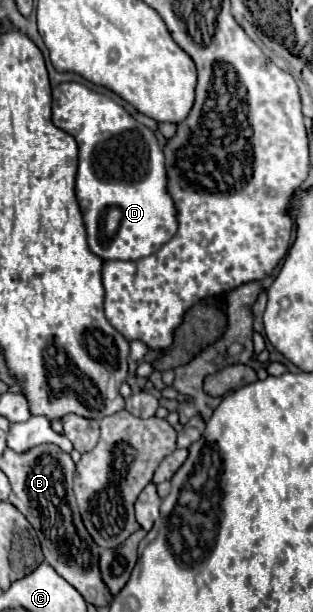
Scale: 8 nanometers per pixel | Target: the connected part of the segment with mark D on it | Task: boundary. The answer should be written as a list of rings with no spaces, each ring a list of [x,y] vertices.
[[[62,83],[62,85],[58,85],[52,91],[52,97],[54,97],[54,101],[52,101],[52,123],[58,129],[62,129],[68,135],[72,135],[76,139],[76,143],[78,143],[80,163],[78,163],[78,175],[76,175],[76,197],[78,197],[78,203],[80,203],[82,215],[84,215],[84,225],[86,225],[86,231],[88,231],[88,245],[90,245],[90,249],[100,259],[122,259],[122,261],[126,261],[126,259],[142,259],[142,257],[148,257],[148,255],[156,253],[164,243],[168,243],[174,237],[174,231],[178,229],[178,219],[174,215],[174,201],[170,199],[170,195],[166,195],[166,169],[164,169],[164,159],[162,159],[162,147],[160,147],[156,135],[146,125],[138,123],[124,107],[114,103],[110,97],[88,89],[86,85]]]

